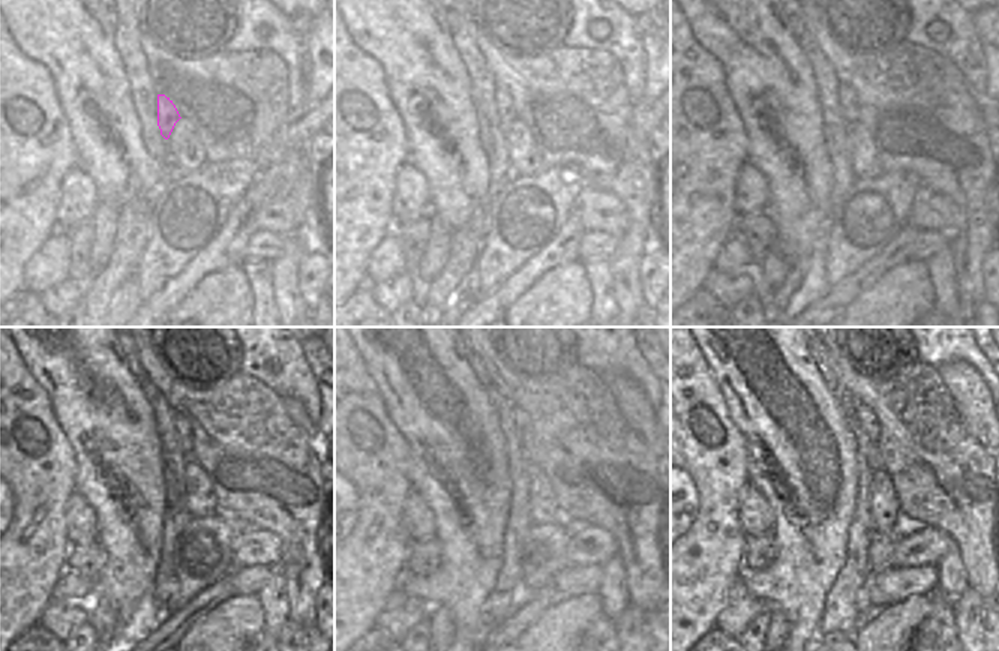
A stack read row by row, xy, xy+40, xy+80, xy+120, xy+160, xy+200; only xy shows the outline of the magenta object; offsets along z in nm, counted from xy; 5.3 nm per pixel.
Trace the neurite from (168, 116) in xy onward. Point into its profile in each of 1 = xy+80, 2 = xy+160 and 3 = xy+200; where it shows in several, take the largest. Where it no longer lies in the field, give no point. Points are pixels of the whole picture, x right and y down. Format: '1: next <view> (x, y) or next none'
1: next xy+80 (846, 98)
2: next xy+160 (524, 428)
3: next xy+200 (864, 416)

